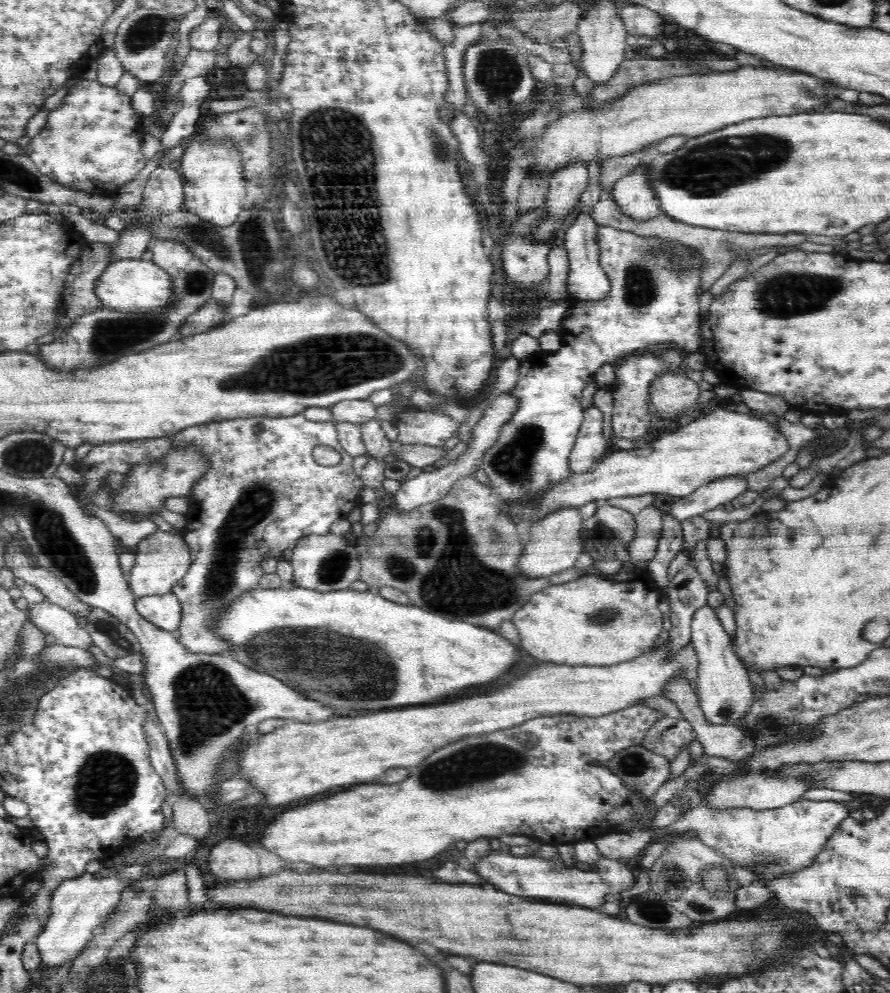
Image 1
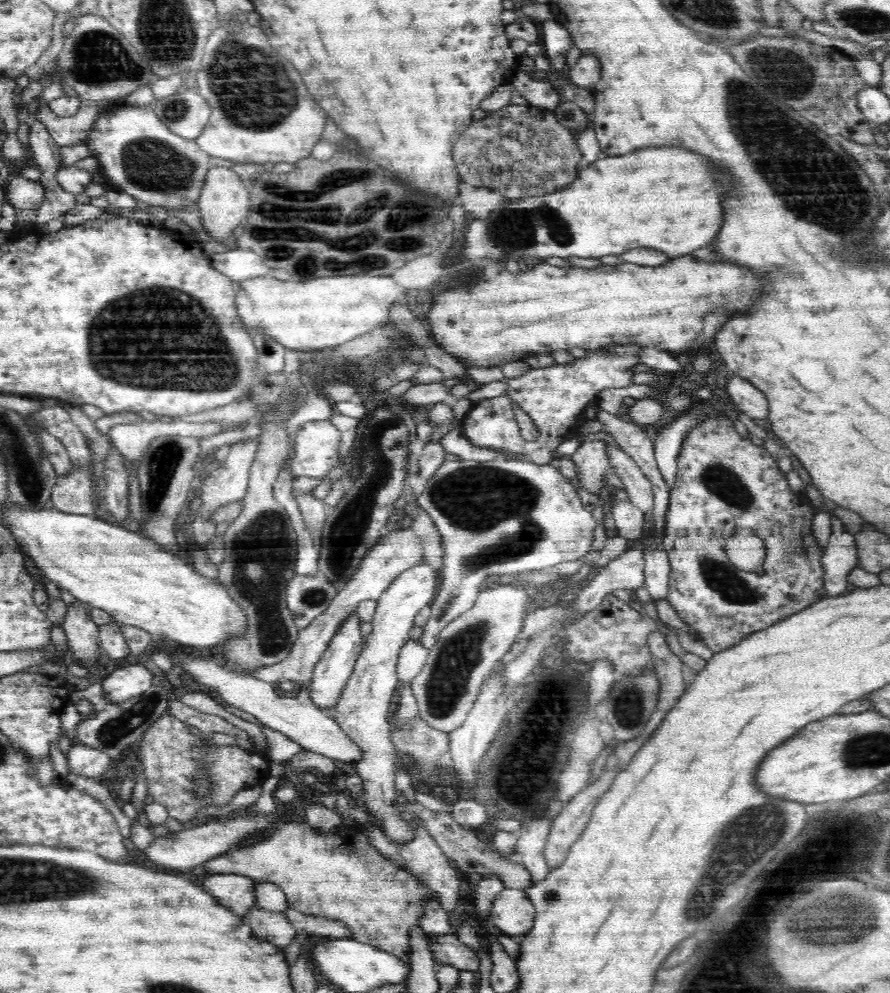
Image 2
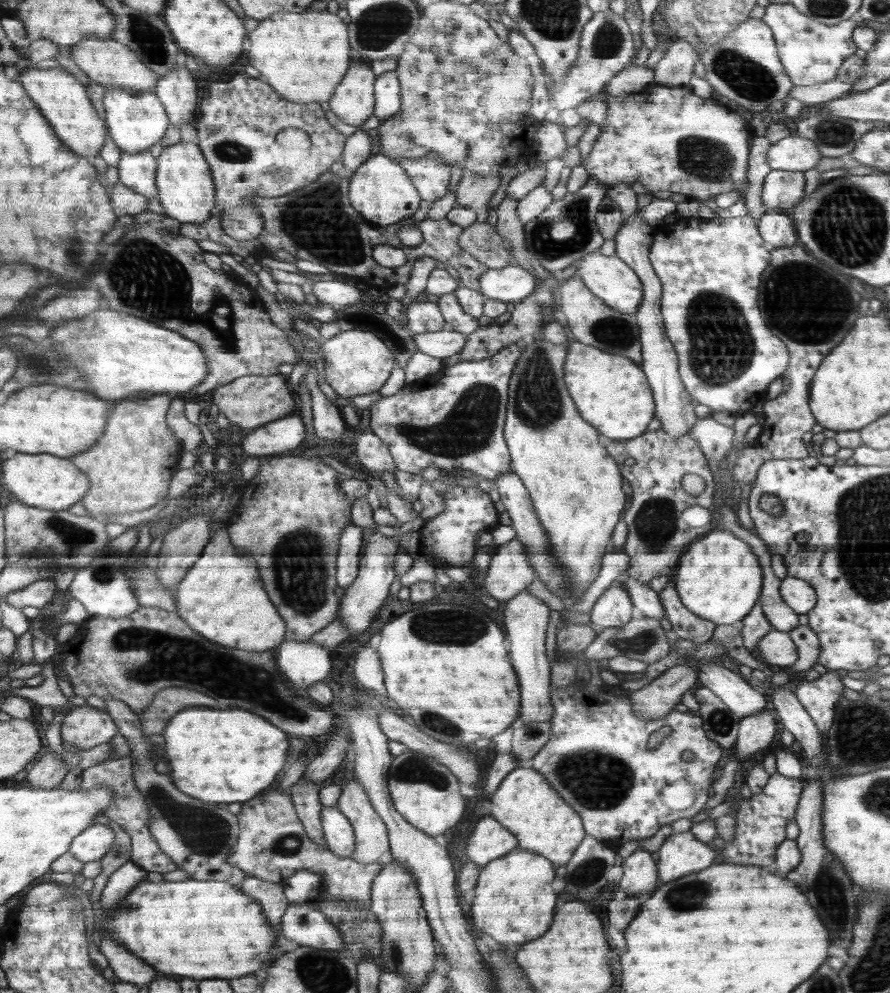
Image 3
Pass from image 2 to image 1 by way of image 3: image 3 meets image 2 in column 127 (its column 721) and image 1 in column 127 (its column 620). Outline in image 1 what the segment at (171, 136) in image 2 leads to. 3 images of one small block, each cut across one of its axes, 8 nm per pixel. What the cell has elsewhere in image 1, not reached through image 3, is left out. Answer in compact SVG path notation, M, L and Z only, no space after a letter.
M77 80L61 104L49 112L44 128L32 138L27 156L35 166L60 185L112 182L108 186L67 186L95 195L112 186L124 186L147 166L142 154L142 118L132 106L131 96L97 80Z

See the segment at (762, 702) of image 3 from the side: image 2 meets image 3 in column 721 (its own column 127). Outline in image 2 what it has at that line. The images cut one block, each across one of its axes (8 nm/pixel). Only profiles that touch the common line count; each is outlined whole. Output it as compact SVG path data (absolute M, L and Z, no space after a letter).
M142 664L121 666L109 674L100 683L103 697L108 703L122 703L147 692L155 682L152 672Z

